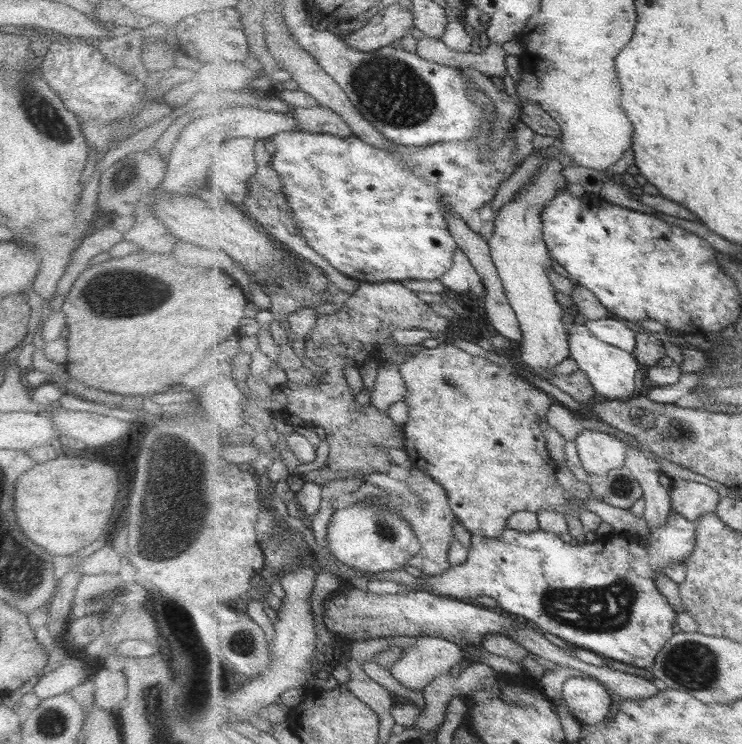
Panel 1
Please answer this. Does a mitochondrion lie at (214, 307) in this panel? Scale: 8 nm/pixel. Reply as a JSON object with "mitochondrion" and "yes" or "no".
{"mitochondrion":"no"}

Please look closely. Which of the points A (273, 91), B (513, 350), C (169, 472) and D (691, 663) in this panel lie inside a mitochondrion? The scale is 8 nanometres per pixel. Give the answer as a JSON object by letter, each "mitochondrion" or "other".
{"A":"other","B":"other","C":"mitochondrion","D":"mitochondrion"}

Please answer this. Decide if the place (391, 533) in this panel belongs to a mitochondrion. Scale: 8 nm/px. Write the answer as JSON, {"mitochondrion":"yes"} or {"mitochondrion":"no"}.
{"mitochondrion":"yes"}

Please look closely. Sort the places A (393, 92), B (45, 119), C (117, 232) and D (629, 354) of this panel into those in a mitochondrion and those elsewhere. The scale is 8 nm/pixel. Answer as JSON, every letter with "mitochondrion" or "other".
{"A":"mitochondrion","B":"mitochondrion","C":"other","D":"other"}

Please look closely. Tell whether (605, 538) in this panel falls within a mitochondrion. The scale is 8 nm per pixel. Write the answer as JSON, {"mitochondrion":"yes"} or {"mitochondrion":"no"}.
{"mitochondrion":"no"}

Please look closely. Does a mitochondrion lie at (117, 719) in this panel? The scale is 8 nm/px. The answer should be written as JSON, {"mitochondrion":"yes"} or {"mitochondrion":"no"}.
{"mitochondrion":"no"}

